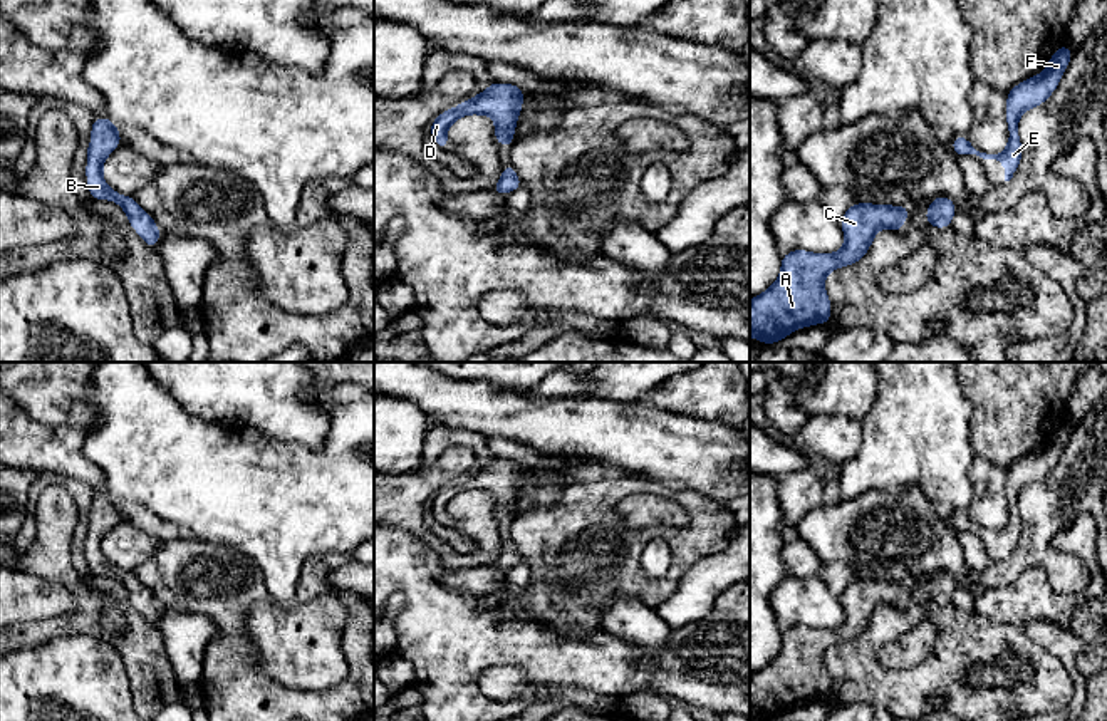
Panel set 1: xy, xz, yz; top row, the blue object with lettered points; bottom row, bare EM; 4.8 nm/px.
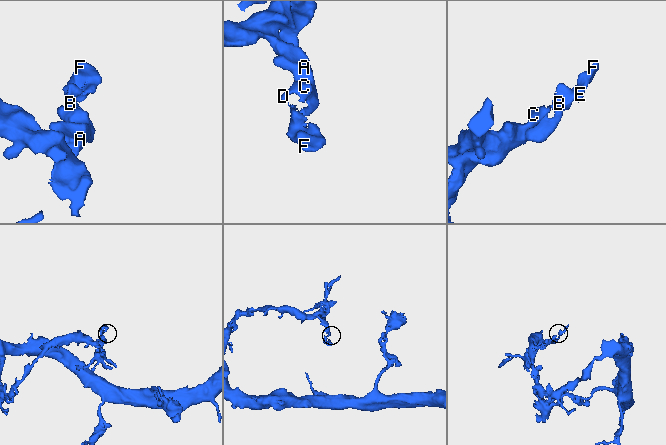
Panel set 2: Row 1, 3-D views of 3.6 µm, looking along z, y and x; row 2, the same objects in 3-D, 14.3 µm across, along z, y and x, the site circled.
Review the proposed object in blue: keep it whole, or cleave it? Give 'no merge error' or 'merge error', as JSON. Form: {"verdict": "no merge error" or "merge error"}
{"verdict": "no merge error"}

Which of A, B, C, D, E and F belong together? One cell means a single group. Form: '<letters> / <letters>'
A B C D E F

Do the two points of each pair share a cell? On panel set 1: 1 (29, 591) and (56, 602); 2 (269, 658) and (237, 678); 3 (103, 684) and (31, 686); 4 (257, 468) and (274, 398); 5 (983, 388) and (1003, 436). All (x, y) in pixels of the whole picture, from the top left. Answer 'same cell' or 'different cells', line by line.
1: same cell
2: different cells
3: same cell
4: different cells
5: same cell

